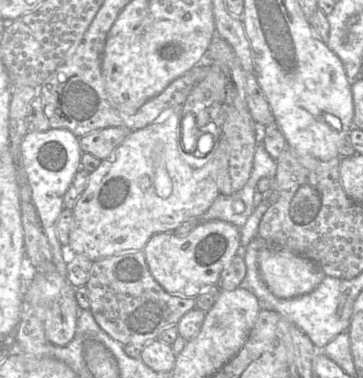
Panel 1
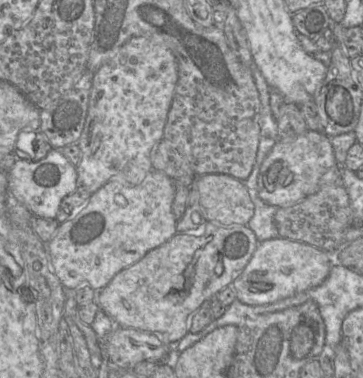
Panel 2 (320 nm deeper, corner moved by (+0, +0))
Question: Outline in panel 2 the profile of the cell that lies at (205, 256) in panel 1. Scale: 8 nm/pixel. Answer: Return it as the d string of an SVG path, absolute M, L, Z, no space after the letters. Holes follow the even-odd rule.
M206 221L202 235L196 236L177 232L169 241L152 249L135 264L118 272L101 291L97 291L96 302L115 323L116 327L134 328L153 333L169 346L176 346L189 332L192 315L204 301L217 296L244 270L251 259L258 241L253 231L247 227L224 227Z

